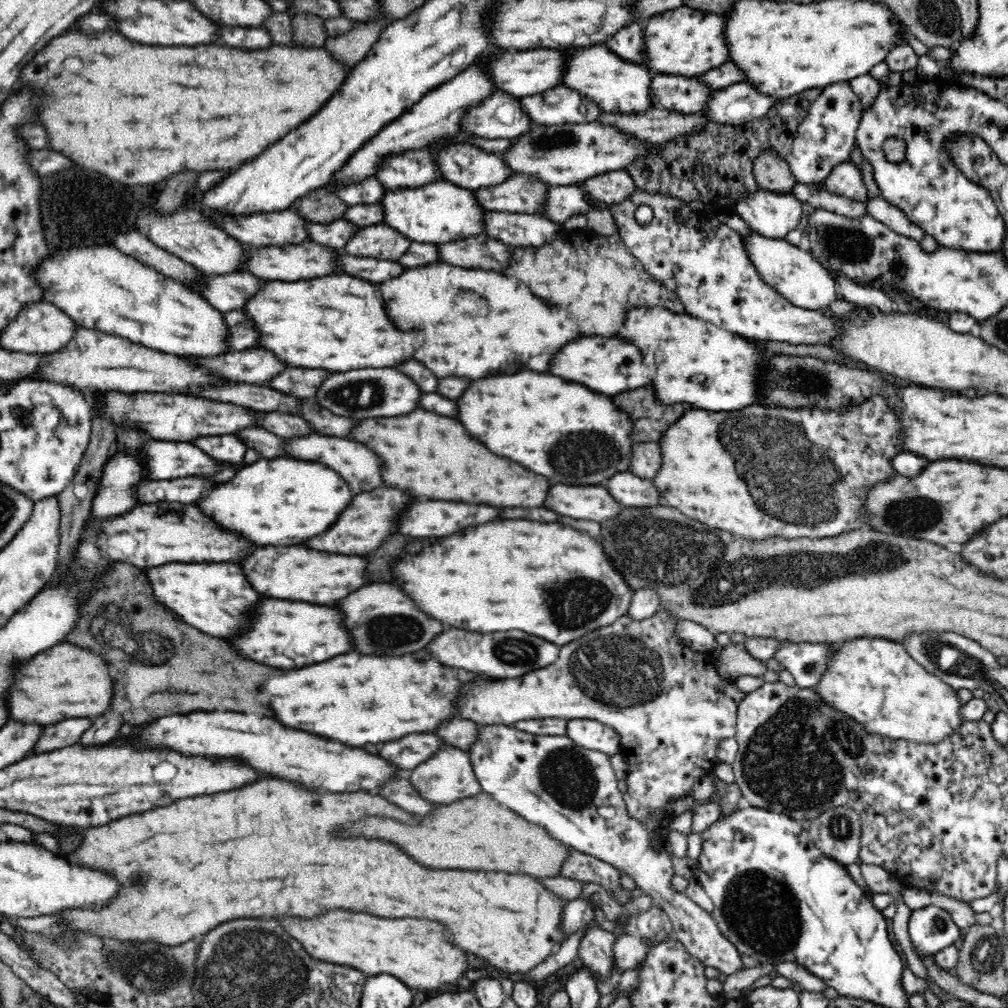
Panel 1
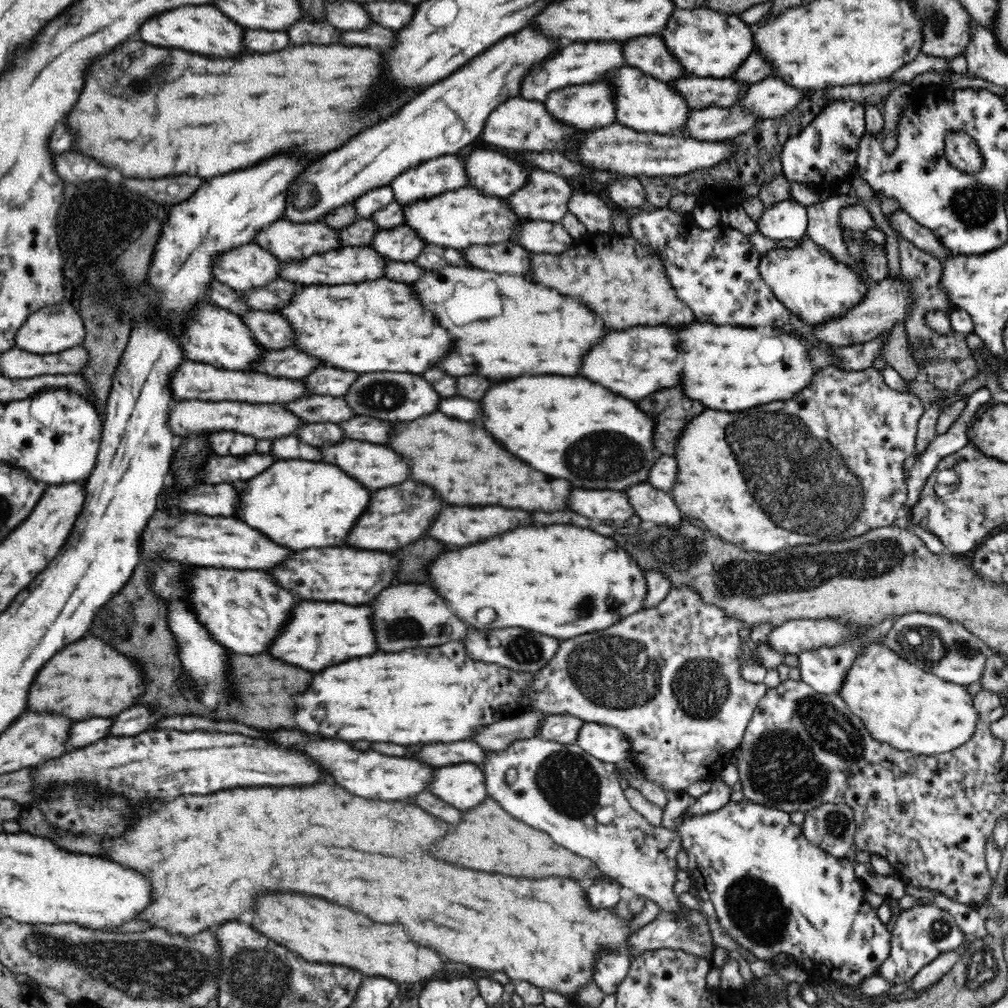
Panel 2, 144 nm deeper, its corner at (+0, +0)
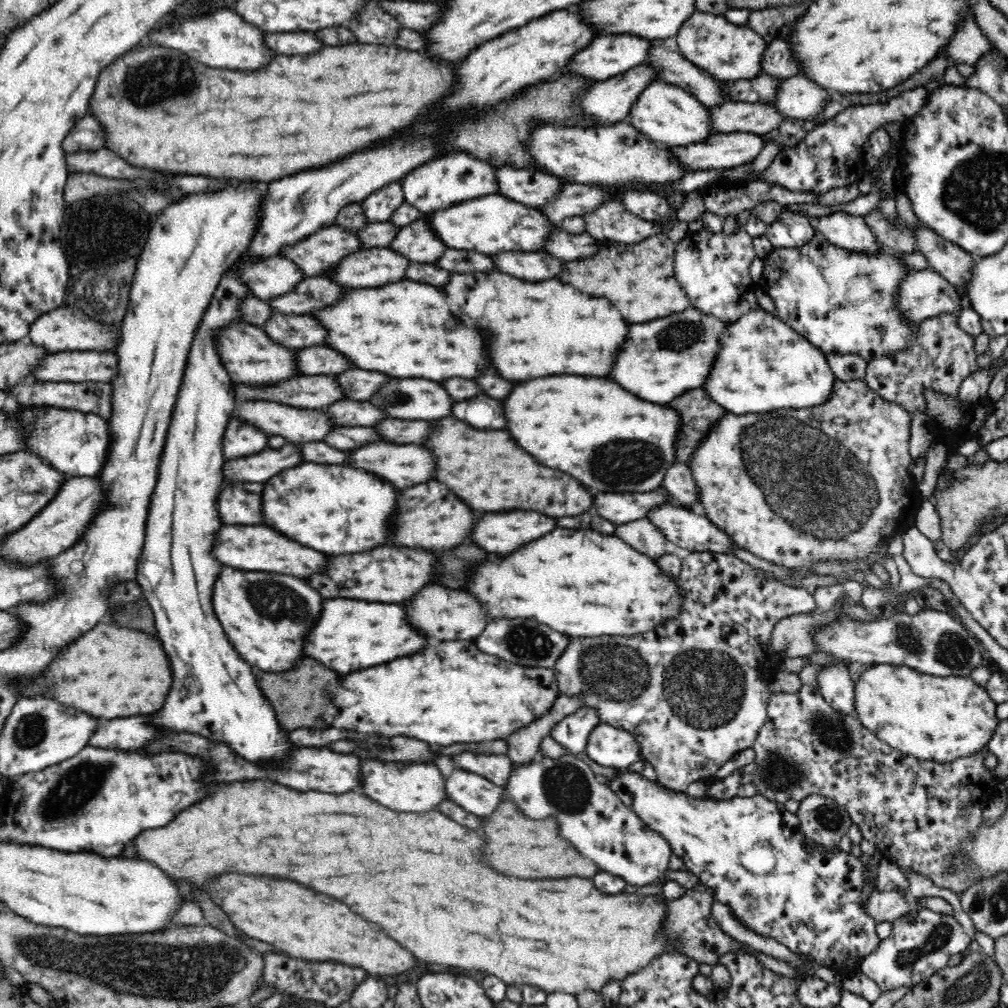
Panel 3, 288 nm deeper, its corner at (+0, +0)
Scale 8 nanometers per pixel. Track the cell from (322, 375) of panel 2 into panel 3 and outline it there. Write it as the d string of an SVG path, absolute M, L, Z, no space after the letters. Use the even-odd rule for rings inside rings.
M344 370L342 374L336 376L336 382L344 388L346 398L350 400L360 400L360 402L370 402L374 394L380 392L386 384L390 384L394 378L384 374L384 372L370 372L370 370Z

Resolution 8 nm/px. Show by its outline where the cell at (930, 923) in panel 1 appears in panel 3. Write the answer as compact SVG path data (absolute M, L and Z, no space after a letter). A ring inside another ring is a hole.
M928 908L912 910L892 922L890 936L884 938L878 948L864 958L860 970L882 988L882 994L888 994L896 992L898 988L918 986L922 980L928 980L930 976L936 976L936 972L948 968L950 956L968 954L972 948L972 940L964 934L954 916L938 914Z

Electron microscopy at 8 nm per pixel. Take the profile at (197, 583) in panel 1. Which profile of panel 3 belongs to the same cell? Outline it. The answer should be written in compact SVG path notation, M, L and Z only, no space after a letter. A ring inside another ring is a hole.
M226 566L216 580L212 606L236 652L254 670L280 674L296 668L306 658L306 638L316 626L316 620L320 620L324 598L308 582L292 576L246 572Z

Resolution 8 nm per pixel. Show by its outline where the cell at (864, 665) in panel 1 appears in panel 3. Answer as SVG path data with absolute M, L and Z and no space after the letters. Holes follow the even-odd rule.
M872 664L872 668L862 674L860 682L854 684L854 692L856 712L862 726L884 740L884 744L902 750L906 752L906 756L914 756L918 760L946 764L964 756L986 752L1000 724L1000 718L996 714L998 704L990 698L988 690L974 682L970 676L930 676L906 666Z

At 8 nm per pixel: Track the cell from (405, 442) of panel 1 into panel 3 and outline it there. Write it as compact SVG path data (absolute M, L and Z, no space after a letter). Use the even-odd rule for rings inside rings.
M440 420L438 432L426 444L438 462L438 480L448 484L470 508L484 512L536 510L552 518L580 516L594 508L596 494L574 476L536 462L512 440L508 430L474 430L464 422Z

